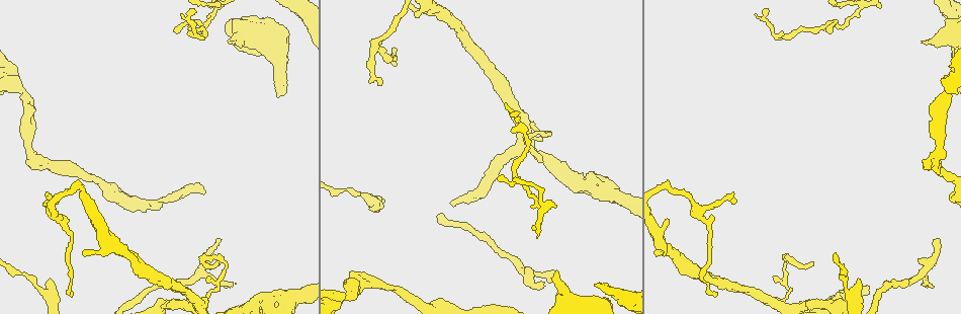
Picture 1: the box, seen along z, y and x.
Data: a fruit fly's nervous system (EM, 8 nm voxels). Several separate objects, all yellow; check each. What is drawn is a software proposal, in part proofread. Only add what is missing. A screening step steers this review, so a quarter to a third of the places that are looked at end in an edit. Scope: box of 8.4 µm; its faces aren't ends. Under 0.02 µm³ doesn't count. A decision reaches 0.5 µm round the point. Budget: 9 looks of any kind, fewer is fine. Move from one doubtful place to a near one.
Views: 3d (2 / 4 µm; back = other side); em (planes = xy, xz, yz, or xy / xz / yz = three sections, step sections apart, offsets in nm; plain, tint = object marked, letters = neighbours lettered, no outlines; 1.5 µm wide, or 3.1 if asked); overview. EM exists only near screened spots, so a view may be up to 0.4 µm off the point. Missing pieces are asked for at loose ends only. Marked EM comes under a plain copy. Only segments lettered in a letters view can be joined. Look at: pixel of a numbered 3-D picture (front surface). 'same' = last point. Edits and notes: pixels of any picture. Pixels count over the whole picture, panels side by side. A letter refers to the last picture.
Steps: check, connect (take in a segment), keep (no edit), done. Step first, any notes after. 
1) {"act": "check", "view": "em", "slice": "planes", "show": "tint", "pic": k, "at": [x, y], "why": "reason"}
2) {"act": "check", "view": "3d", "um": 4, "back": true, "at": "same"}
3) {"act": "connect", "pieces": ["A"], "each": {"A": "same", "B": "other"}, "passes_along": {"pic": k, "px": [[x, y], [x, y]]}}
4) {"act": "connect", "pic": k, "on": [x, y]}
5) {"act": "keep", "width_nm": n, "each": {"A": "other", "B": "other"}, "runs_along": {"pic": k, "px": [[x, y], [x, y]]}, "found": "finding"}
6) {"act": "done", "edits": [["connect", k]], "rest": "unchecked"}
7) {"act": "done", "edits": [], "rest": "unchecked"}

{"act": "check", "view": "em", "slice": "planes", "show": "letters", "pic": 1, "at": [813, 262], "why": "branch stops here"}

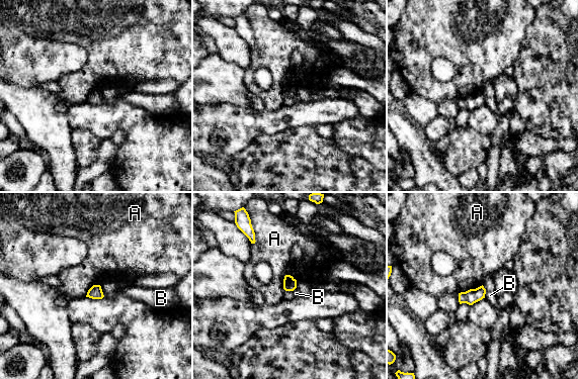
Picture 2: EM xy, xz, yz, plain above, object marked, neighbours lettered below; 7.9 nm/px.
{"act": "keep", "width_nm": 110, "each": {"A": "other", "B": "other"}, "border": {"pic": 2, "px": [[486, 290], [484, 297]]}, "found": "none of them fits"}

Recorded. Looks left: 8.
{"act": "check", "view": "3d", "um": 2, "pic": 1, "at": [554, 270], "why": "an open end"}

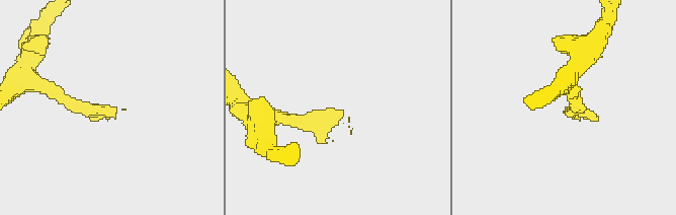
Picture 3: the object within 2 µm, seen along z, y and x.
{"act": "check", "view": "em", "slice": "yz", "step": 4, "show": "tint", "pic": 3, "at": [342, 113], "why": "shape alone is not enough"}

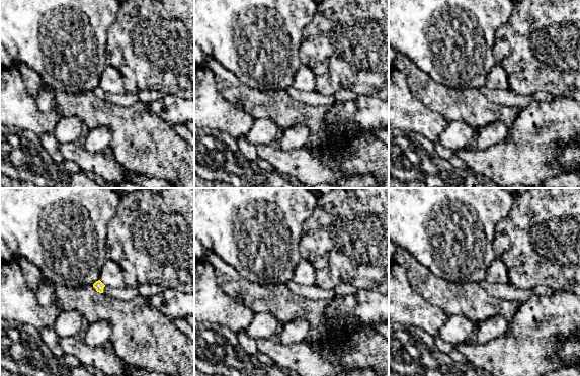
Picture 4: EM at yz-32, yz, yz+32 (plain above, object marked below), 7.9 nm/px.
{"act": "check", "view": "em", "slice": "xz", "step": 8, "show": "letters", "at": "same", "why": "cut it another way"}

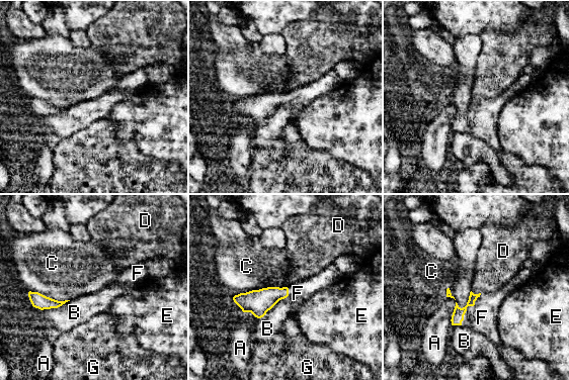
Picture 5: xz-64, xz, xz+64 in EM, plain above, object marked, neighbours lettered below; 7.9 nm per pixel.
{"act": "connect", "pieces": ["F"], "each": {"A": "other", "B": "other", "C": "other", "D": "other", "E": "other", "F": "same", "G": "other"}, "passes_along": {"pic": 5, "px": [[458, 315], [467, 306], [482, 317]]}, "found": "it goes on there"}

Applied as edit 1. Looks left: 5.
{"act": "check", "view": "em", "slice": "xz", "step": 4, "show": "letters", "pic": 1, "at": [351, 273], "why": "free end"}

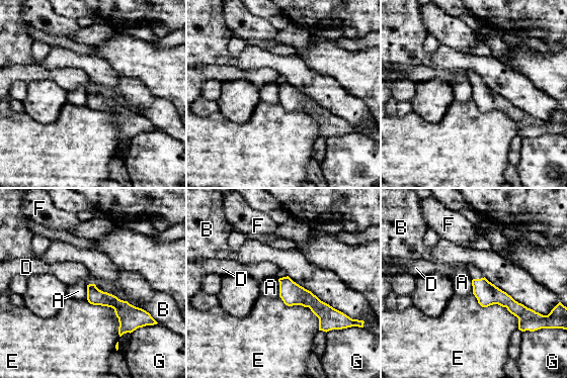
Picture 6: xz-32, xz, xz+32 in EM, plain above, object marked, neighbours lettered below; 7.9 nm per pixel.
{"act": "check", "view": "em", "slice": "planes", "show": "letters", "at": "same", "why": "cut it another way"}

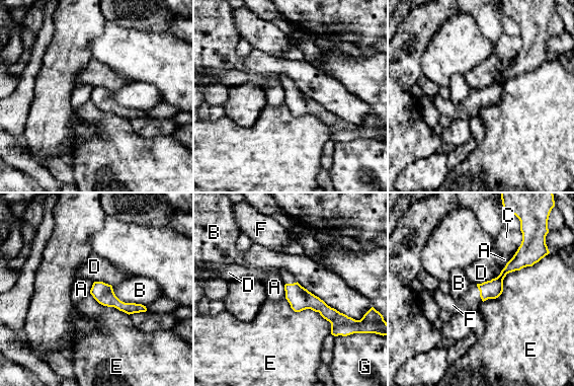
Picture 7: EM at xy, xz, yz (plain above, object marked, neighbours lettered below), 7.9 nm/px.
{"act": "connect", "pieces": ["F"], "width_nm": 150, "each": {"A": "other", "B": "other", "C": "other", "D": "other", "E": "other", "F": "same", "G": "other"}, "passes_along": {"pic": 7, "px": [[492, 289], [480, 293], [471, 301]]}, "found": "the cell continues"}

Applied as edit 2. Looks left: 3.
{"act": "check", "view": "3d", "um": 2, "pic": 1, "at": [923, 41], "why": "free end"}

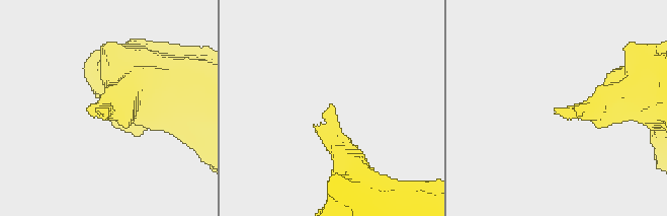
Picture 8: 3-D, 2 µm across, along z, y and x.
{"act": "check", "view": "em", "slice": "xy", "step": 8, "show": "letters", "pic": 8, "at": [554, 108], "why": "now the EM"}

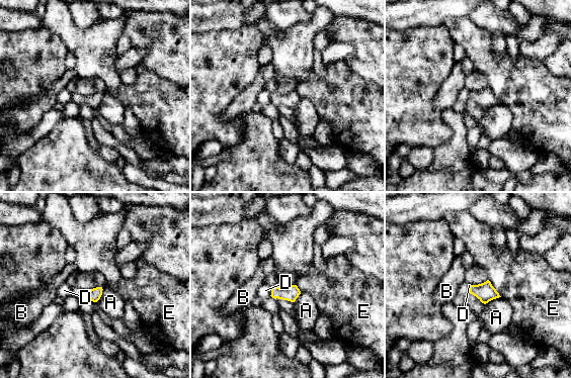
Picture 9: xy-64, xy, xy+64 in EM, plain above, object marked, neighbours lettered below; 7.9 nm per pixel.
{"act": "keep", "each": {"A": "other", "B": "other", "D": "other", "E": "other"}, "border": {"pic": 9, "px": [[500, 296], [489, 300], [485, 304]]}, "found": "no lettered segment goes on from it"}

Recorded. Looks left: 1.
{"act": "done", "edits": [["connect", 5], ["connect", 7]], "rest": "unchecked"}

